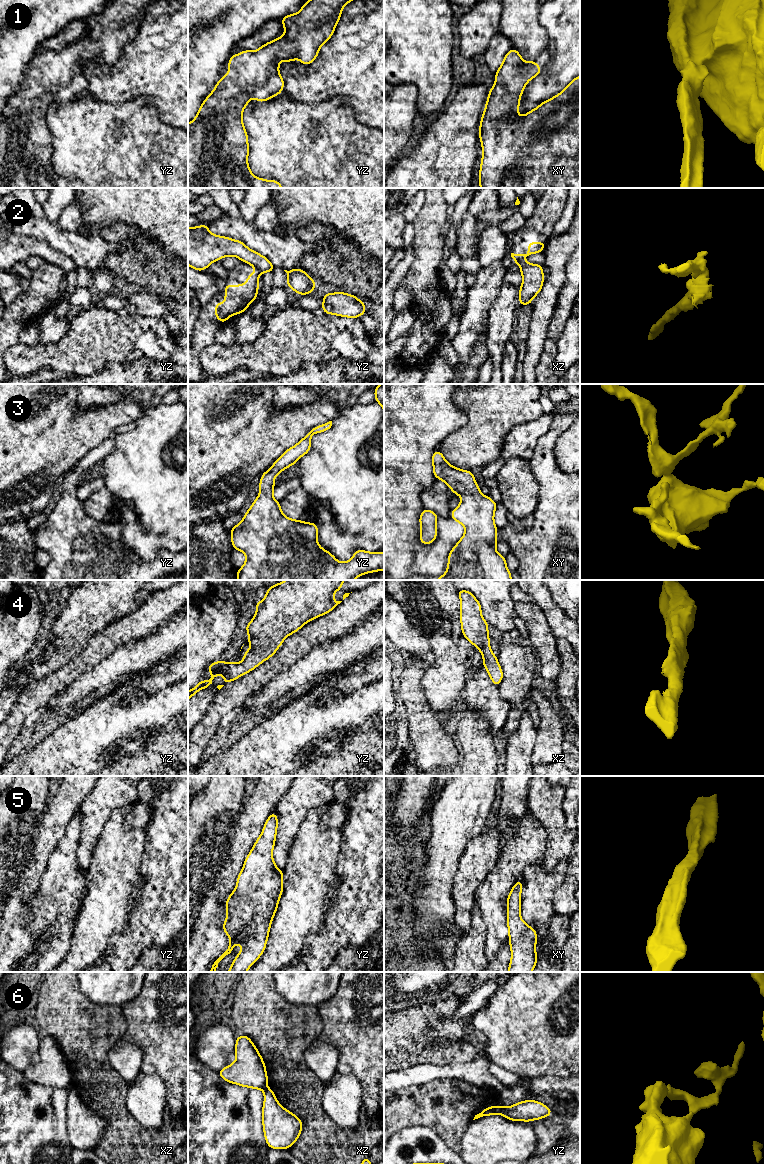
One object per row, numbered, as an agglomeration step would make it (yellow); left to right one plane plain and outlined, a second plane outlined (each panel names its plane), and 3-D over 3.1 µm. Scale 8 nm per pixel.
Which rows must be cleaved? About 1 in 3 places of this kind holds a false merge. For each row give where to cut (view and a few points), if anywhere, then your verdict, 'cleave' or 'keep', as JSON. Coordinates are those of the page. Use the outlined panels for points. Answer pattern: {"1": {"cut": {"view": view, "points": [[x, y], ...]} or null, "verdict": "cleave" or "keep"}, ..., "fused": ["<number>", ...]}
{"1": {"cut": null, "verdict": "keep"}, "2": {"cut": {"view": "xz", "points": [[522, 258], [514, 261]]}, "verdict": "cleave"}, "3": {"cut": null, "verdict": "keep"}, "4": {"cut": null, "verdict": "keep"}, "5": {"cut": null, "verdict": "keep"}, "6": {"cut": {"view": "yz", "points": [[502, 1107], [500, 1113]]}, "verdict": "cleave"}, "fused": ["2", "6"]}

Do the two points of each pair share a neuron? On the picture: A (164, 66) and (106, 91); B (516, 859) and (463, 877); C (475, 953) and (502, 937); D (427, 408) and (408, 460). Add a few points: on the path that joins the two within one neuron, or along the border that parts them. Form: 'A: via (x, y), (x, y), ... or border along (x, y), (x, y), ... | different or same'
A: via (150, 66), (120, 82) | same
B: border along (500, 845), (495, 865), (478, 886) | different
C: border along (485, 923), (485, 957), (488, 960) | different
D: via (414, 421), (408, 427), (408, 447) | same

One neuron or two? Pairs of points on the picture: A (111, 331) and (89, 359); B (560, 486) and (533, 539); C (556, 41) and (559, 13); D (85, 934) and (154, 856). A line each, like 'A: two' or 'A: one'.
A: one
B: one
C: one
D: two

